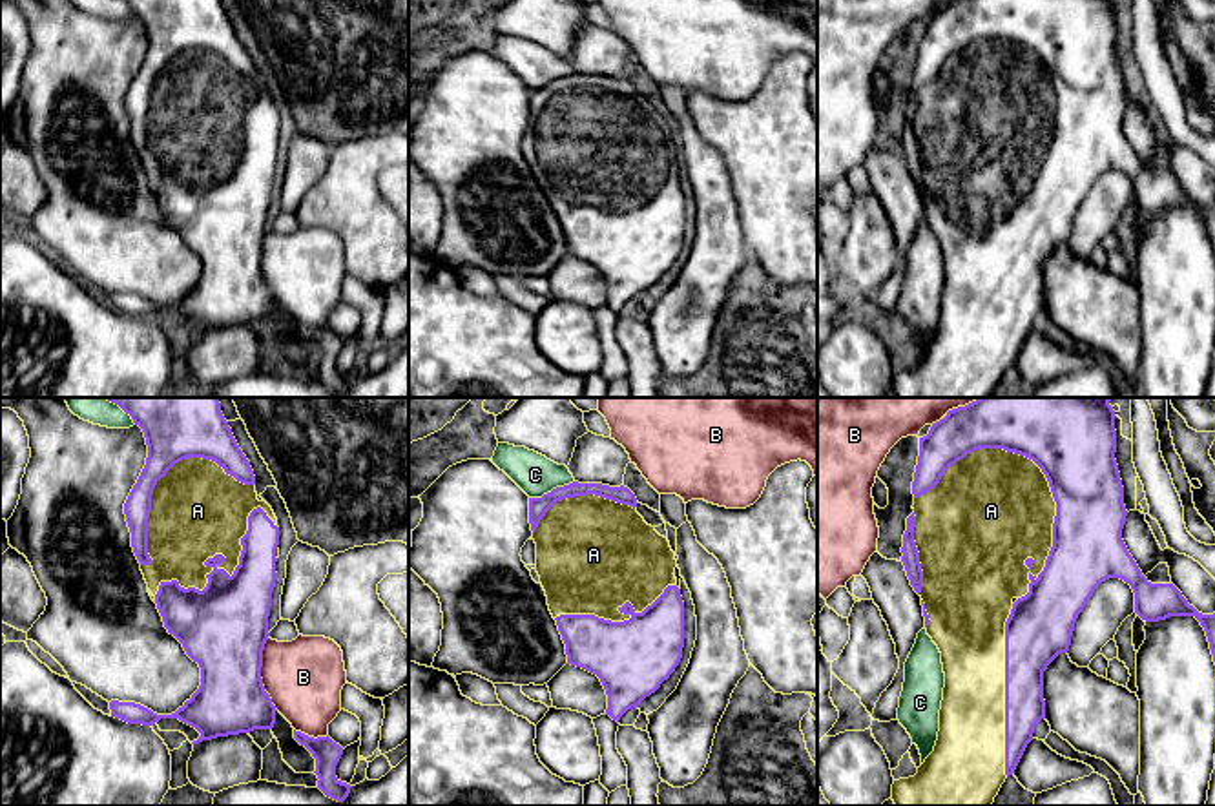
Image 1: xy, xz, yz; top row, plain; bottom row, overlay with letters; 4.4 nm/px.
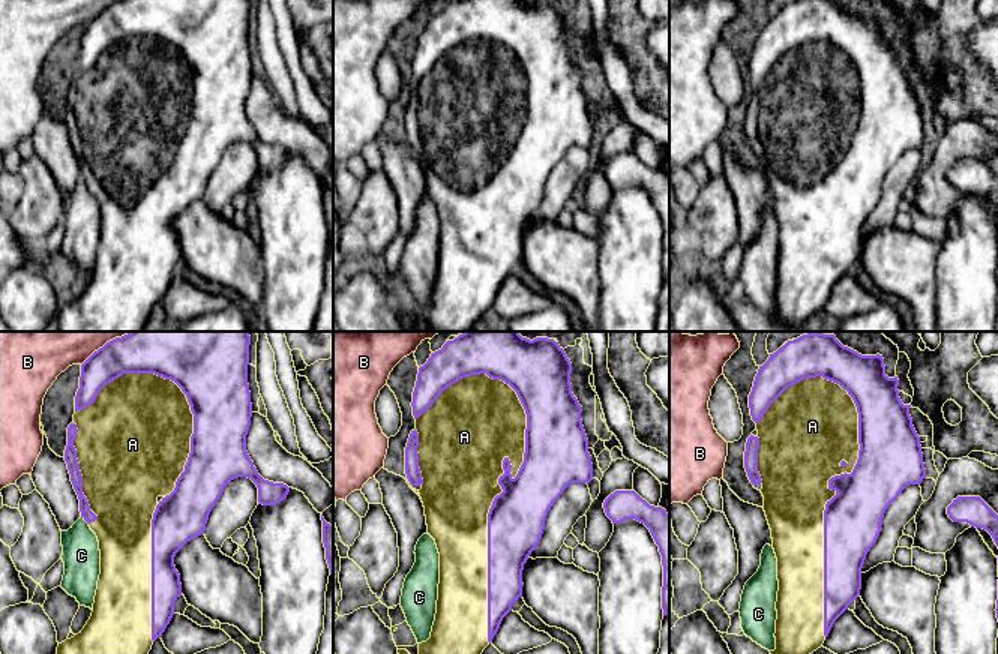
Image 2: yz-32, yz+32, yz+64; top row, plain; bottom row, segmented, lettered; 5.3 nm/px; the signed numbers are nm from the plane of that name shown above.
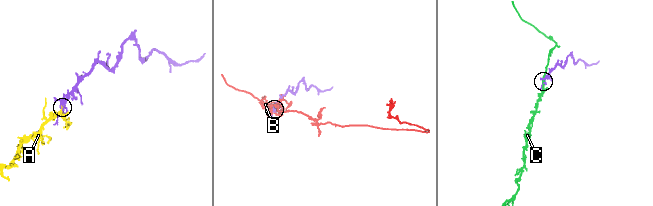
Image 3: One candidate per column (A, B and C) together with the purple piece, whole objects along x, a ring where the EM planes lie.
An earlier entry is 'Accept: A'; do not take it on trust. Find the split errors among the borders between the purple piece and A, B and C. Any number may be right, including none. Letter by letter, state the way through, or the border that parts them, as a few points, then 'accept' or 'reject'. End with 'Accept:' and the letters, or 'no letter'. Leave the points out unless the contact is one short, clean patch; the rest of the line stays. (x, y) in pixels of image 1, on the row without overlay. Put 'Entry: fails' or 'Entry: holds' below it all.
A: accept
B: reject
C: reject
Accept: A
Entry: holds

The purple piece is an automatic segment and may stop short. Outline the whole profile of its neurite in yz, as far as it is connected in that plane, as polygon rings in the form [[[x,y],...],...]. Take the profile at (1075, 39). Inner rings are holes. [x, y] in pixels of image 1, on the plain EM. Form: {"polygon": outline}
{"polygon": [[[952,0],[943,11],[932,15],[927,27],[919,29],[919,47],[912,73],[914,104],[907,109],[901,153],[910,177],[921,188],[927,226],[941,244],[945,279],[934,343],[918,359],[914,368],[894,372],[892,392],[896,398],[992,398],[1002,376],[1014,365],[1027,336],[1033,332],[1034,317],[1045,310],[1044,263],[1058,246],[1069,243],[1078,206],[1095,181],[1109,170],[1120,170],[1131,177],[1135,204],[1146,213],[1158,213],[1169,208],[1195,208],[1206,222],[1215,253],[1215,204],[1199,204],[1173,175],[1151,175],[1122,131],[1127,102],[1115,51],[1115,9],[1113,0]]]}

